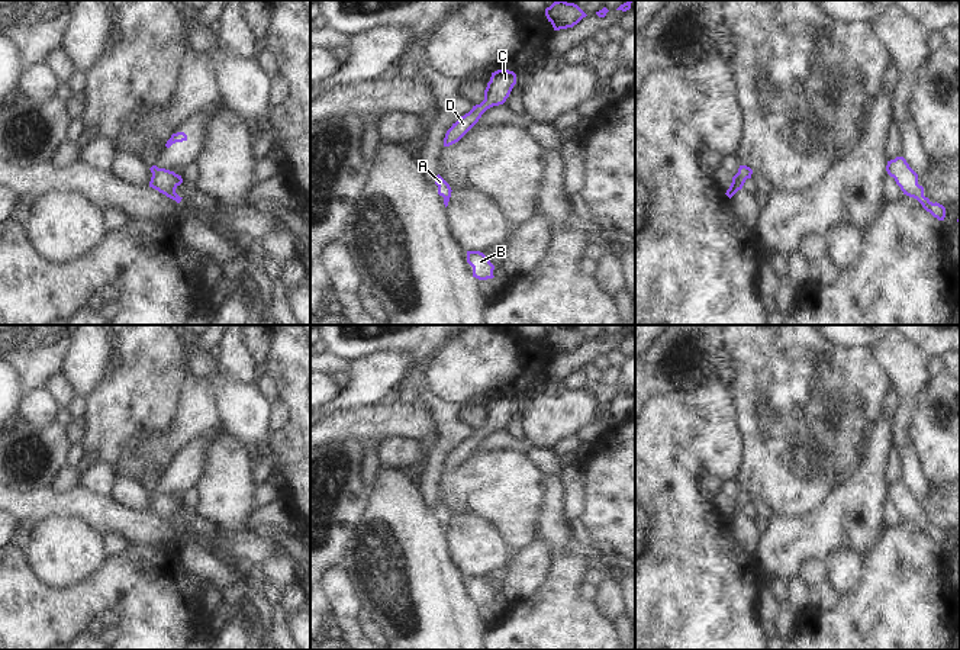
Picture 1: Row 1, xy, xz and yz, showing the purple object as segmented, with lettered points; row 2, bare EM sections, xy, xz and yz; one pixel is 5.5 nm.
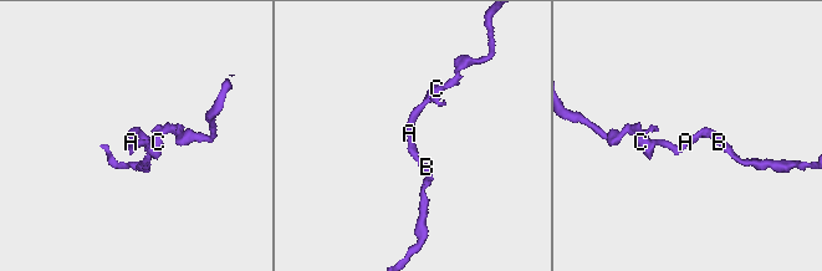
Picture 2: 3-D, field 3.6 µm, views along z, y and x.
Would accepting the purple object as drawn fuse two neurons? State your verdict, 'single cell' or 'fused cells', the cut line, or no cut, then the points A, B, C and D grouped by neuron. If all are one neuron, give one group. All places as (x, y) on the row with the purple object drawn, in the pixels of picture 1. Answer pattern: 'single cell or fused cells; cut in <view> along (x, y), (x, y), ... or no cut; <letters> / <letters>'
single cell; no cut; A B C D

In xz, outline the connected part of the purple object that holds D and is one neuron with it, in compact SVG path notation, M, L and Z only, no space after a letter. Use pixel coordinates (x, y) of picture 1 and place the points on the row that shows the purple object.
M502 68L492 73L490 81L484 90L484 100L480 104L473 106L468 113L452 123L445 133L444 147L458 142L479 122L487 109L503 104L515 84L516 74L513 71Z

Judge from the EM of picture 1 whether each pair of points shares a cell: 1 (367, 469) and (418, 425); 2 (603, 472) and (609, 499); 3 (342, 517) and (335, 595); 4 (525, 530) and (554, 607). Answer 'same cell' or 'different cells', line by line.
1: different cells
2: same cell
3: different cells
4: different cells

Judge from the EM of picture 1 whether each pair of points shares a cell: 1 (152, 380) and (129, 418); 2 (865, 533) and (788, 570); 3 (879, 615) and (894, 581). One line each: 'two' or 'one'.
1: one
2: one
3: one

